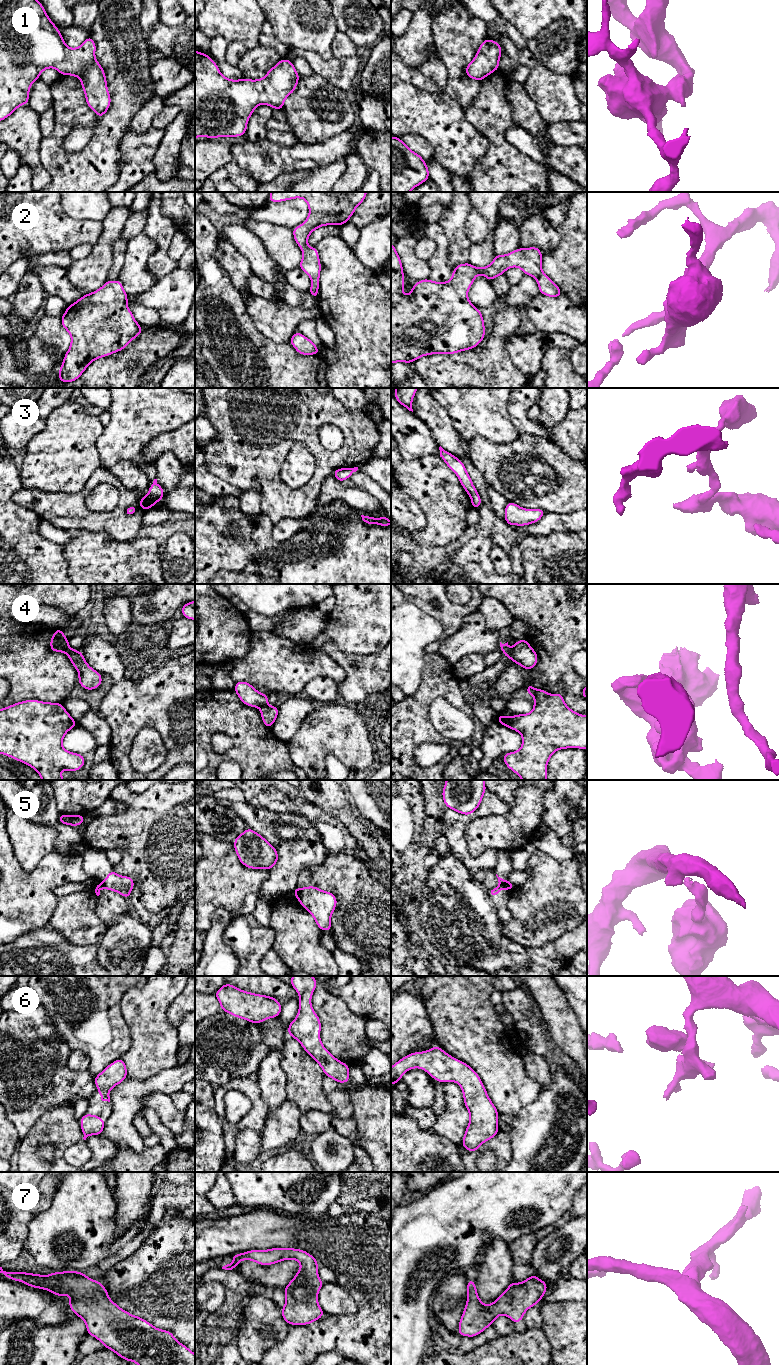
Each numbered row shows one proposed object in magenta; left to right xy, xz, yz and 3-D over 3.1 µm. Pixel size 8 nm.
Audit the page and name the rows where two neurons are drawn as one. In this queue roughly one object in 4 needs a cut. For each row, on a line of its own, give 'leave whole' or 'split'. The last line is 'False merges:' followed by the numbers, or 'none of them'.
1: leave whole
2: leave whole
3: leave whole
4: split
5: split
6: leave whole
7: leave whole
False merges: 4, 5

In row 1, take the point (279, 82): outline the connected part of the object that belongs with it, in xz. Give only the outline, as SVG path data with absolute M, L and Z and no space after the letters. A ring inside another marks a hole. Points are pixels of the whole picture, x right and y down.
M195 50L195 138L244 136L255 108L263 104L283 110L284 101L295 91L299 78L292 61L281 59L264 78L231 80L221 74L209 54Z

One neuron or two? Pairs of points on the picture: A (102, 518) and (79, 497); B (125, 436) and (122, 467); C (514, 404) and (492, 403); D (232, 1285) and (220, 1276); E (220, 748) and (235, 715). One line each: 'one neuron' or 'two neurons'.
A: one neuron
B: two neurons
C: two neurons
D: one neuron
E: two neurons

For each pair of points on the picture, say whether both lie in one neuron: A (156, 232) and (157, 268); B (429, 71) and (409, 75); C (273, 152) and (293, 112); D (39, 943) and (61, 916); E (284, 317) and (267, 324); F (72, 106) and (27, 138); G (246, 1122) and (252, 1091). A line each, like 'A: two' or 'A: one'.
A: one
B: two
C: two
D: two
E: one
F: two
G: one

